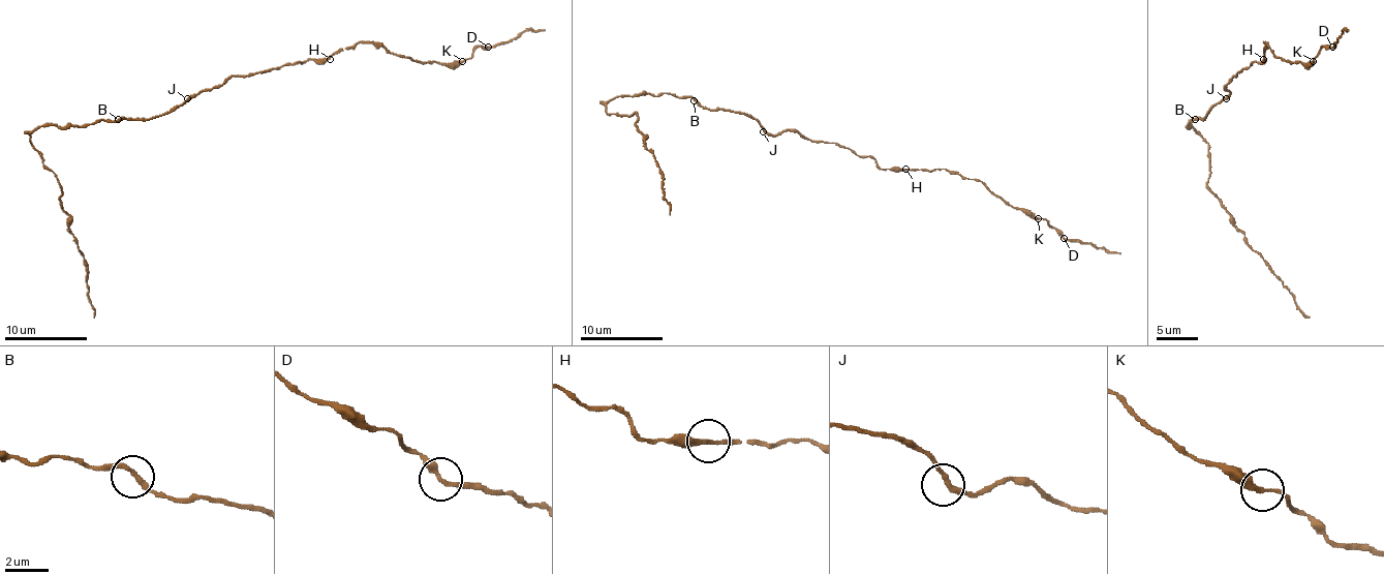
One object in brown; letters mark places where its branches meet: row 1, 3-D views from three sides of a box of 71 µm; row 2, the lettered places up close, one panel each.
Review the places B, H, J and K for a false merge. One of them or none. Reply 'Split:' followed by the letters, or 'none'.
Split: K

